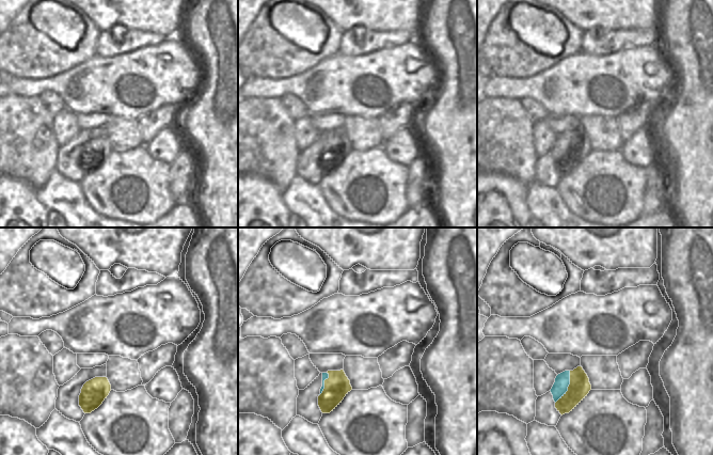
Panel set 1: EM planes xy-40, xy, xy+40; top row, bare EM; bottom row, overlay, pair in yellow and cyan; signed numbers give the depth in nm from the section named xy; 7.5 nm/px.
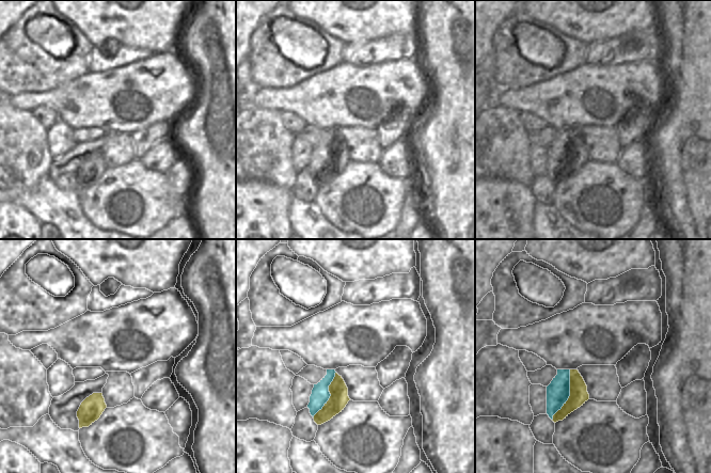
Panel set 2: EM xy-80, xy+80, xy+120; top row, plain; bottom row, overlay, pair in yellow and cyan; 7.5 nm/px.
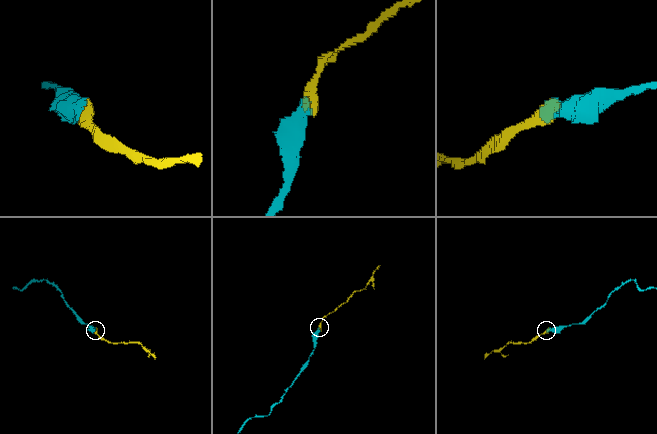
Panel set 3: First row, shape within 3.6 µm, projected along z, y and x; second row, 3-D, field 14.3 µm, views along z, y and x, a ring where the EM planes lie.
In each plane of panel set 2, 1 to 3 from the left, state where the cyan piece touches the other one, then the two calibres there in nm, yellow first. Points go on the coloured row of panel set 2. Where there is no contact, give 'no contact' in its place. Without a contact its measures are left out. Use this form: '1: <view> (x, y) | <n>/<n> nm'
1: no contact
2: xy+80 (331, 395) | 140/140 nm
3: xy+120 (570, 395) | 140/180 nm

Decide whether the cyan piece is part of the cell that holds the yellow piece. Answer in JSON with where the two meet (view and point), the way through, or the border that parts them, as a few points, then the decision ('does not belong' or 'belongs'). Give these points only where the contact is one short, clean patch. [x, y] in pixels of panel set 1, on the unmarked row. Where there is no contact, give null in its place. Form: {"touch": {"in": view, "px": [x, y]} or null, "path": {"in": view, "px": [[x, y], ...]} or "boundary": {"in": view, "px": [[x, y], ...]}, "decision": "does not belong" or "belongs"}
{"touch": {"in": "xy+40", "px": [568, 147]}, "path": {"in": "xy+40", "px": [[580, 146], [568, 147], [559, 148]]}, "decision": "belongs"}

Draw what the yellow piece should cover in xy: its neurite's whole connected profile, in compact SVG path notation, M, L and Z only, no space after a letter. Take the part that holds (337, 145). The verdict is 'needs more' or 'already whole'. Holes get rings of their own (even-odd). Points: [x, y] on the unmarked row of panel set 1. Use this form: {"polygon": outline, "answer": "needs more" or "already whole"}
{"polygon": "M344 130L322 134L322 147L318 157L318 167L322 174L330 174L352 151Z", "answer": "needs more"}

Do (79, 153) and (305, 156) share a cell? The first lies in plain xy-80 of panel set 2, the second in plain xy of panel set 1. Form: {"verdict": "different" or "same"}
{"verdict": "same"}

